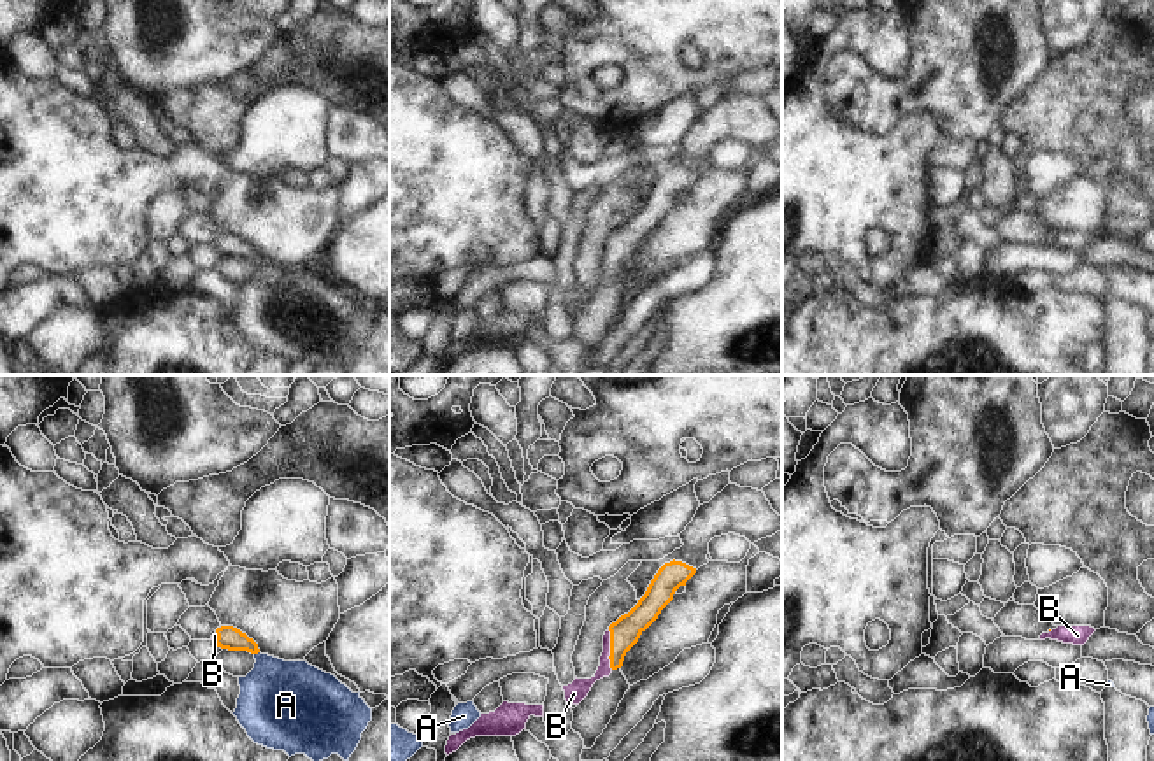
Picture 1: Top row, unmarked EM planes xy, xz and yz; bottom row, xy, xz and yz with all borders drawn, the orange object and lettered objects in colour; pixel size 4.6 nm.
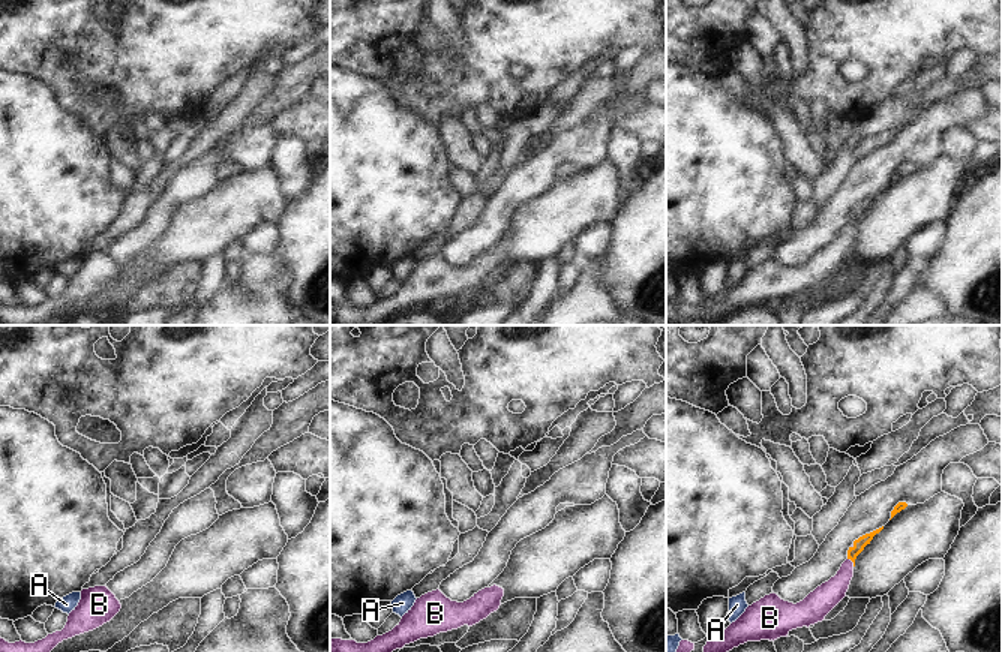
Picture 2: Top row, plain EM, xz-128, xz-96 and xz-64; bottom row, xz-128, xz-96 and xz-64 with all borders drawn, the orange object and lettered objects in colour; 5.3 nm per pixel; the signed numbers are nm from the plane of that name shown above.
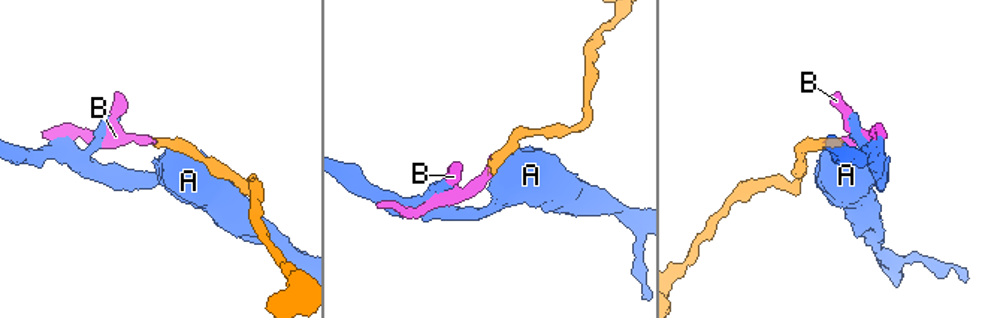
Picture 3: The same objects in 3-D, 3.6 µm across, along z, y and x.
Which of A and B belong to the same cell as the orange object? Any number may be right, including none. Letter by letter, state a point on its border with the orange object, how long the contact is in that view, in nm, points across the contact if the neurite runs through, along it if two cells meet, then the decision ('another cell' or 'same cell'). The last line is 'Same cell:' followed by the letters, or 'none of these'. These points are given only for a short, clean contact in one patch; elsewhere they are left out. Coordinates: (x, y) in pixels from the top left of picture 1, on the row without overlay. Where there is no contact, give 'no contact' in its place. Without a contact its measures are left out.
A: meets orange in xy at (256, 260); contact 30 nm long; border along xy (258, 258), (255, 262); another cell
B: meets orange in xz at (611, 256); contact 190 nm long; runs through xz (626, 237), (611, 256), (607, 272), (576, 298); same cell
Same cell: B

